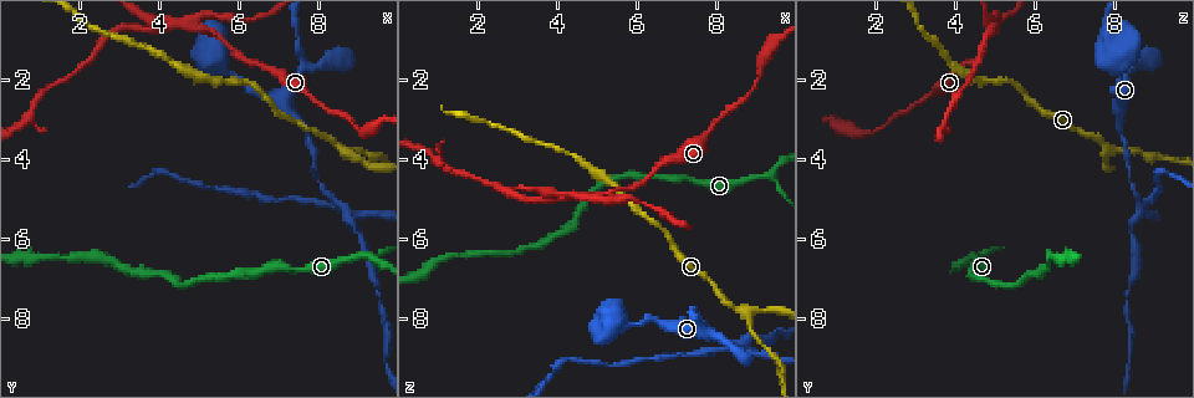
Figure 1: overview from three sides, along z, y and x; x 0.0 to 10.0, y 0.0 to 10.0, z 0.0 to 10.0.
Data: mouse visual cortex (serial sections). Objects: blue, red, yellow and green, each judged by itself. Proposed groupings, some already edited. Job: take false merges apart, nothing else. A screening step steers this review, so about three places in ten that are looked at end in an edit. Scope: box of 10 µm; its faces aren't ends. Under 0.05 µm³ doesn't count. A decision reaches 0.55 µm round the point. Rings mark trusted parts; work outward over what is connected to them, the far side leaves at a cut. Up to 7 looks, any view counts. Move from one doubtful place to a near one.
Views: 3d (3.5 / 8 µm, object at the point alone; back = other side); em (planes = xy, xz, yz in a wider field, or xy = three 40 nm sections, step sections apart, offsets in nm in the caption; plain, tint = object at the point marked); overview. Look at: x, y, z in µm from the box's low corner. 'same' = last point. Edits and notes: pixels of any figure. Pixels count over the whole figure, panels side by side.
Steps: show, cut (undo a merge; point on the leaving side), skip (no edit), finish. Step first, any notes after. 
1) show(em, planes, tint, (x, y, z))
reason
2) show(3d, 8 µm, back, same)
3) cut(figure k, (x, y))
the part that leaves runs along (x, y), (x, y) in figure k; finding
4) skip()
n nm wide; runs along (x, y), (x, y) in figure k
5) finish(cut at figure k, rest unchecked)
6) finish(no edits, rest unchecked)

show(3d, 3.5 µm, (5.05, 0.70, 4.95))
three-way junction

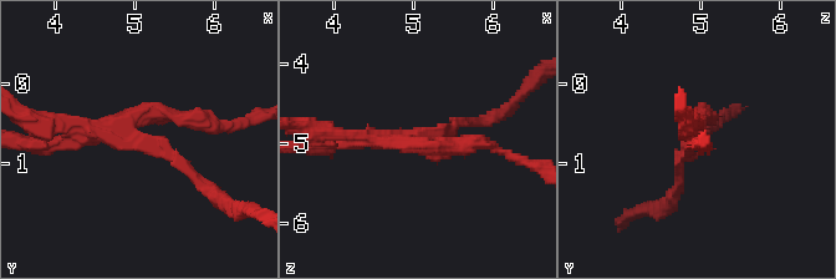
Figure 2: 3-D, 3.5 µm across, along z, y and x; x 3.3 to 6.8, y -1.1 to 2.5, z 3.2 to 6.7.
show(em, xy, step 2, tint, (5.05, 0.75, 4.90))
3 arms; arms of 150, 150, 200 nm

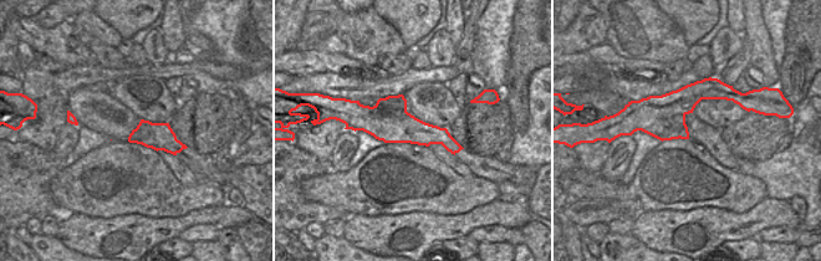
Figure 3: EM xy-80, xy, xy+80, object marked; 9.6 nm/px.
cut(figure 2, (452, 147))
400 nm wide; border along (684, 113), (659, 117), (643, 131) in figure 3; a second cell is stuck on

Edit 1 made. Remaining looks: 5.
show(overview)

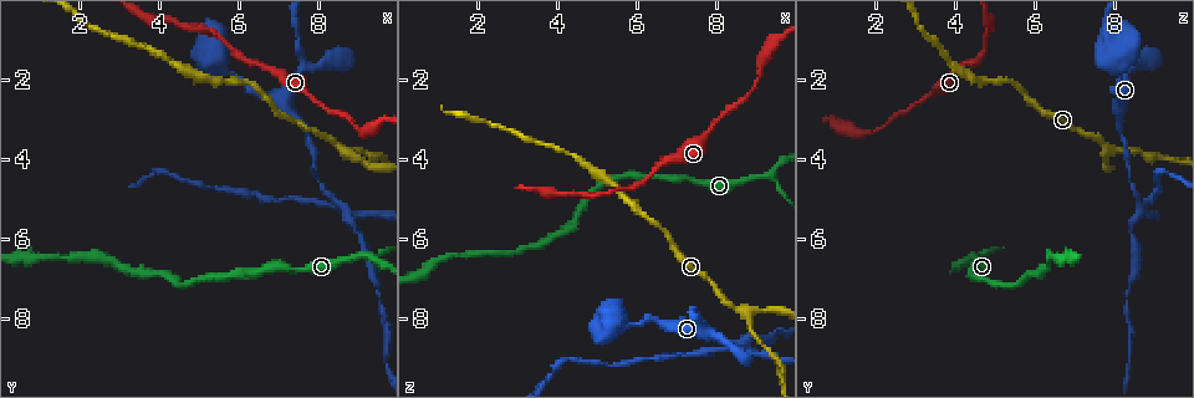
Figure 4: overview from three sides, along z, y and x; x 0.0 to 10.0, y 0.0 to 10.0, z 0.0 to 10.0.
show(3d, 3.5 µm, (7.65, 3.25, 8.10))
thick turns thin

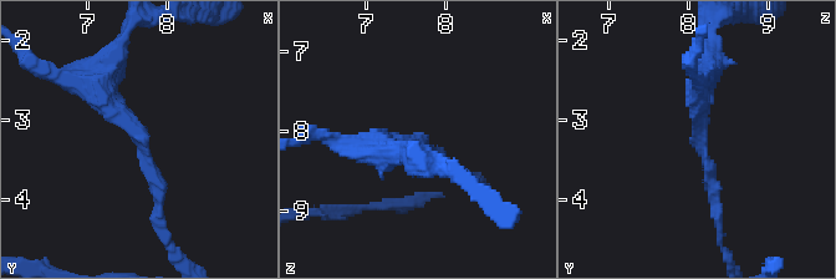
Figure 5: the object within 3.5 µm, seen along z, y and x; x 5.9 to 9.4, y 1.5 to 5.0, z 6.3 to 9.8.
show(em, xy, step 3, tint, (7.65, 3.25, 8.10))
arms of 150, 300 nm

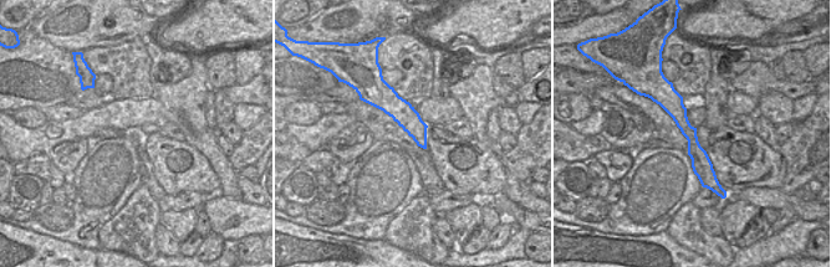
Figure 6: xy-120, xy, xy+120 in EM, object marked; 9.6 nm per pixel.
skip()
runs along (105, 70), (101, 96), (143, 142), (158, 214) in figure 5; one cell here

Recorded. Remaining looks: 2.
show(3d, 3.5 µm, (8.55, 5.05, 8.65))
sharp bend

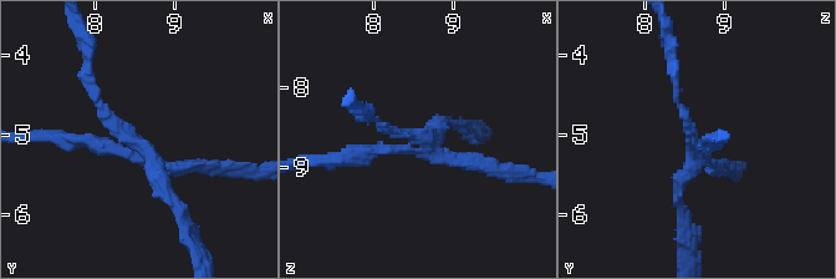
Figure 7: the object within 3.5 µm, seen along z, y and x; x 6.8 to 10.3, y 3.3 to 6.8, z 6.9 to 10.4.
show(em, xy, step 1, tint, (8.55, 5.10, 8.65))
4 arms; arms of 100, 150, 150, 200 nm; need the tissue

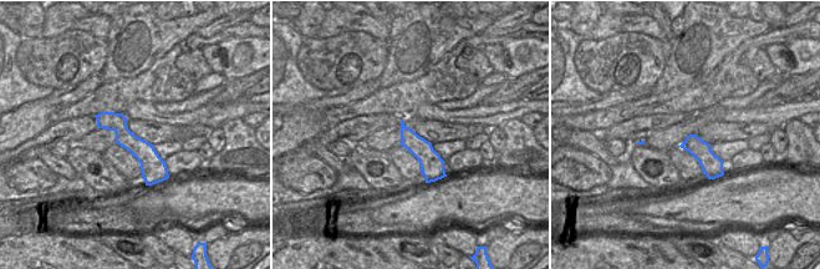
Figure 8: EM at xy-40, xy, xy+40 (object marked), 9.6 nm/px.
cut(figure 7, (90, 138))
the part that leaves runs along (128, 148), (34, 136) in figure 7; a second cell is stuck on

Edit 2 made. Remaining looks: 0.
finish(cut at figure 2, cut at figure 7, rest unchecked)

